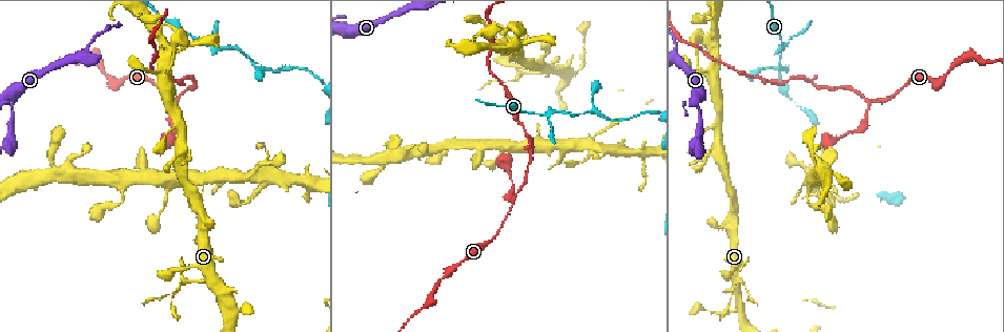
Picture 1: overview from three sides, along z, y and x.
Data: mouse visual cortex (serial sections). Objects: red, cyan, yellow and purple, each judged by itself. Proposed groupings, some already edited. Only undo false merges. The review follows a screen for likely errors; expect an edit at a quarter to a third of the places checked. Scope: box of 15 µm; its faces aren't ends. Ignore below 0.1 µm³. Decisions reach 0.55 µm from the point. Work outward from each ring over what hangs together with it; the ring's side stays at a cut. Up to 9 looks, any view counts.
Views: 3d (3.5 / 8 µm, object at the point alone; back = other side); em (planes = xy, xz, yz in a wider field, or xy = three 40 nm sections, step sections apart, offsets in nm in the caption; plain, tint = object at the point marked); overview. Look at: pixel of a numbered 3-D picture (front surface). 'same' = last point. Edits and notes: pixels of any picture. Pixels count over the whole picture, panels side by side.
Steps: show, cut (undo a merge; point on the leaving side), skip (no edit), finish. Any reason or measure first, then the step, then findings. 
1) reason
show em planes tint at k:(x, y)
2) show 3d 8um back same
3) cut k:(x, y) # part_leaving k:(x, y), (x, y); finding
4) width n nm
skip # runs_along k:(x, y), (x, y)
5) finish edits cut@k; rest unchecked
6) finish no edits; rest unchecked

a narrow waist
show 3d 8um at 1:(199, 281)

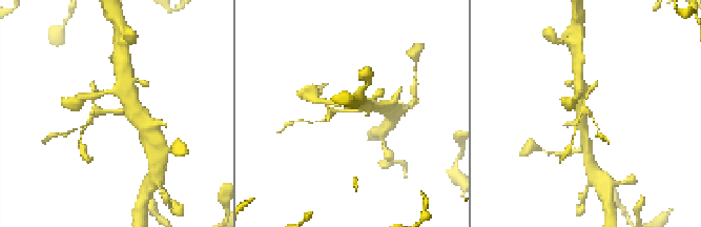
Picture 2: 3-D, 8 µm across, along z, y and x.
show 3d 3.5um at 2:(349, 110)

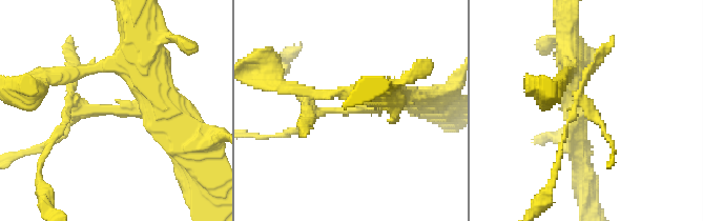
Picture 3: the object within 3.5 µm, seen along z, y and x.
show em planes tint at 3:(350, 108)

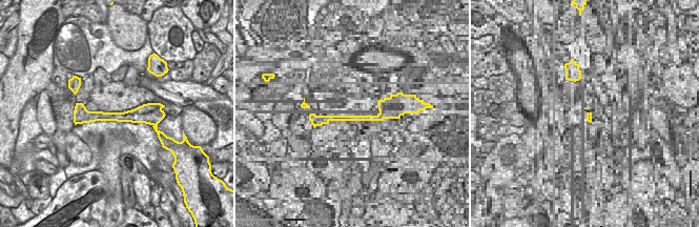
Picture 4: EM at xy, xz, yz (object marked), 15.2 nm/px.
cut 3:(80, 108) # part_leaving 3:(126, 106), (71, 103), (52, 141); a second cell is stuck on

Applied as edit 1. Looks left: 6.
see it whole again
show overview

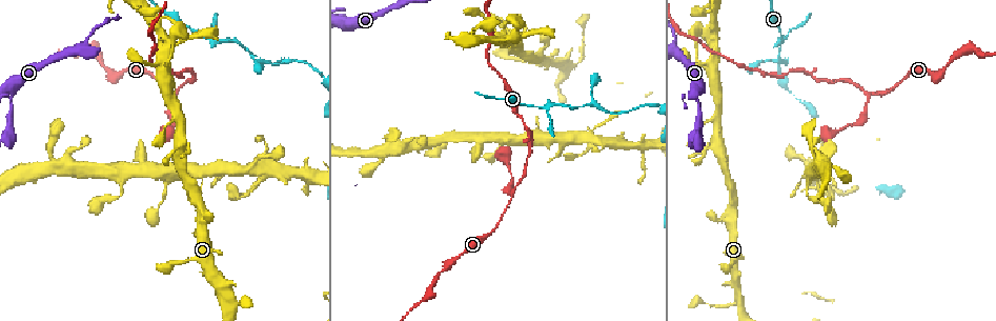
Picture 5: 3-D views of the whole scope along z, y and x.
show 3d 3.5um at 5:(228, 299)

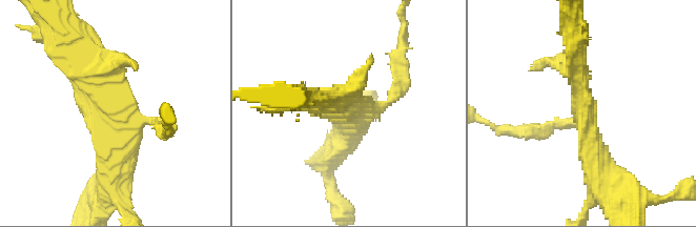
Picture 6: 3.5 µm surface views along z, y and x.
arms 3; arm_widths 150, 350, 450 nm
show em xy step 3 tint at 6:(584, 116)

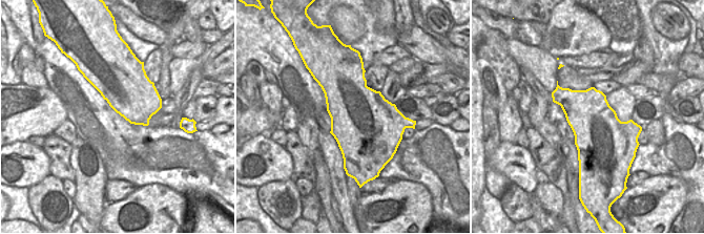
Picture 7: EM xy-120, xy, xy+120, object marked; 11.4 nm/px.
width 800 nm
skip # runs_along 6:(75, 60), (117, 115), (110, 183); continuous, no second cell

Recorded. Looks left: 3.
thin neck
show 3d 8um at 5:(589, 104)

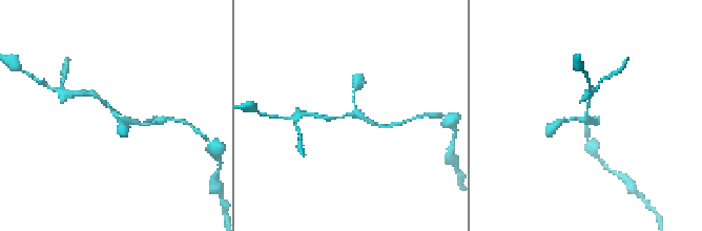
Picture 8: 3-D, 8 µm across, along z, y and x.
closer look
show 3d 3.5um back at 8:(347, 116)

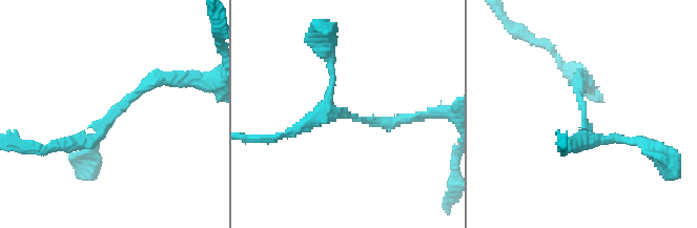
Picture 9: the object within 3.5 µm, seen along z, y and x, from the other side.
shape alone is not enough
show em xy step 3 tint at 9:(346, 114)

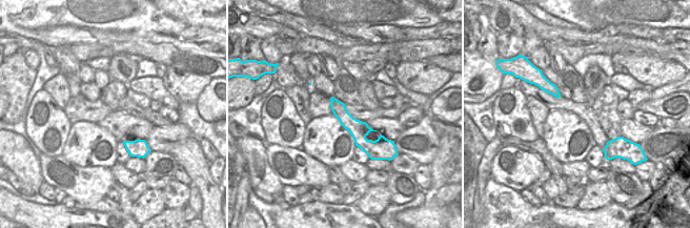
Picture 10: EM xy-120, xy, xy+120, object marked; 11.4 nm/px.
skip # runs_along 10:(333, 101), (367, 143), (382, 143); one cell here

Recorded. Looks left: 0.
finish edits cut@3; rest unchecked

